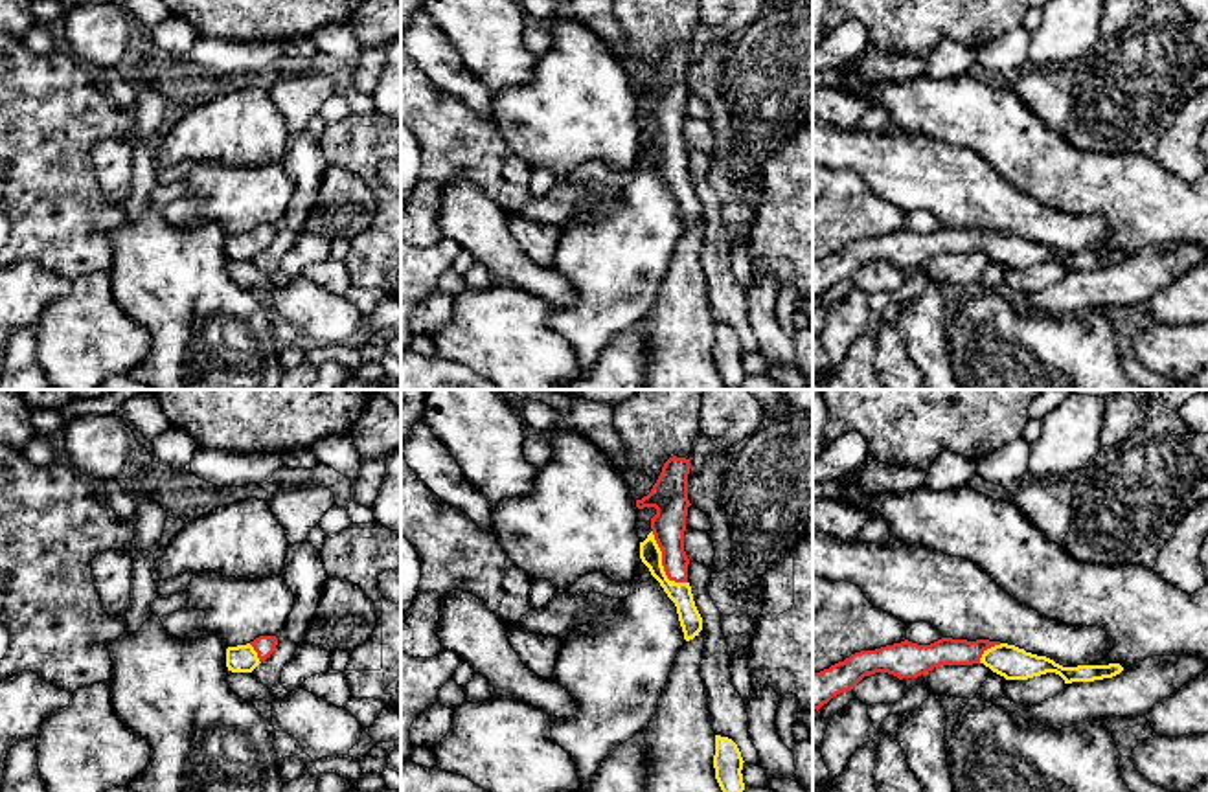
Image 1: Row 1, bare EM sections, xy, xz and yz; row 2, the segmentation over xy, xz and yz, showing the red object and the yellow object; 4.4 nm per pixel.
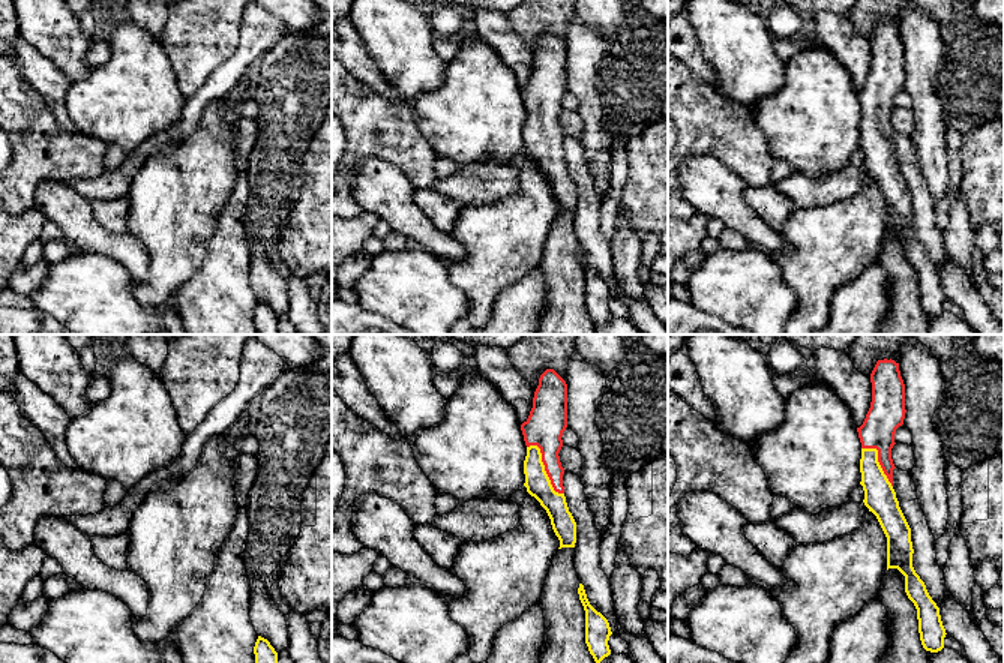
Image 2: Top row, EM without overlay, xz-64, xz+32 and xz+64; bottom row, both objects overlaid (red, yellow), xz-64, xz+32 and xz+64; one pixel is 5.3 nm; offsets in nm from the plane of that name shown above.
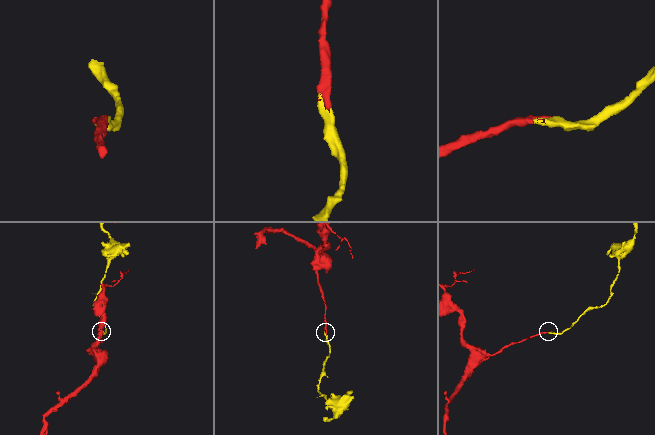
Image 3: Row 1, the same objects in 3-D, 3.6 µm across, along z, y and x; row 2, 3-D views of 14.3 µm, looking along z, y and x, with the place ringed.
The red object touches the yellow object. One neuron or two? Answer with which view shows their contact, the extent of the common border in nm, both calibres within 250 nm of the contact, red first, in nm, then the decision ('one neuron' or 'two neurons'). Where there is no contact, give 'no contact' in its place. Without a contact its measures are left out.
xz | 280 nm | 150/100 nm | one neuron

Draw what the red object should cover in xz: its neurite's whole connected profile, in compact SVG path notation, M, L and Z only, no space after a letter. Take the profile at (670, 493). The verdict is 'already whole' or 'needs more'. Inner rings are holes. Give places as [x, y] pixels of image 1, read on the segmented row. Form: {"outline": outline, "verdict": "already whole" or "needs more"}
{"outline": "M669 458L651 492L636 500L636 507L655 507L651 533L640 542L640 559L675 603L684 639L689 641L702 630L702 617L695 606L688 583L689 559L684 551L688 507L689 459Z", "verdict": "needs more"}

